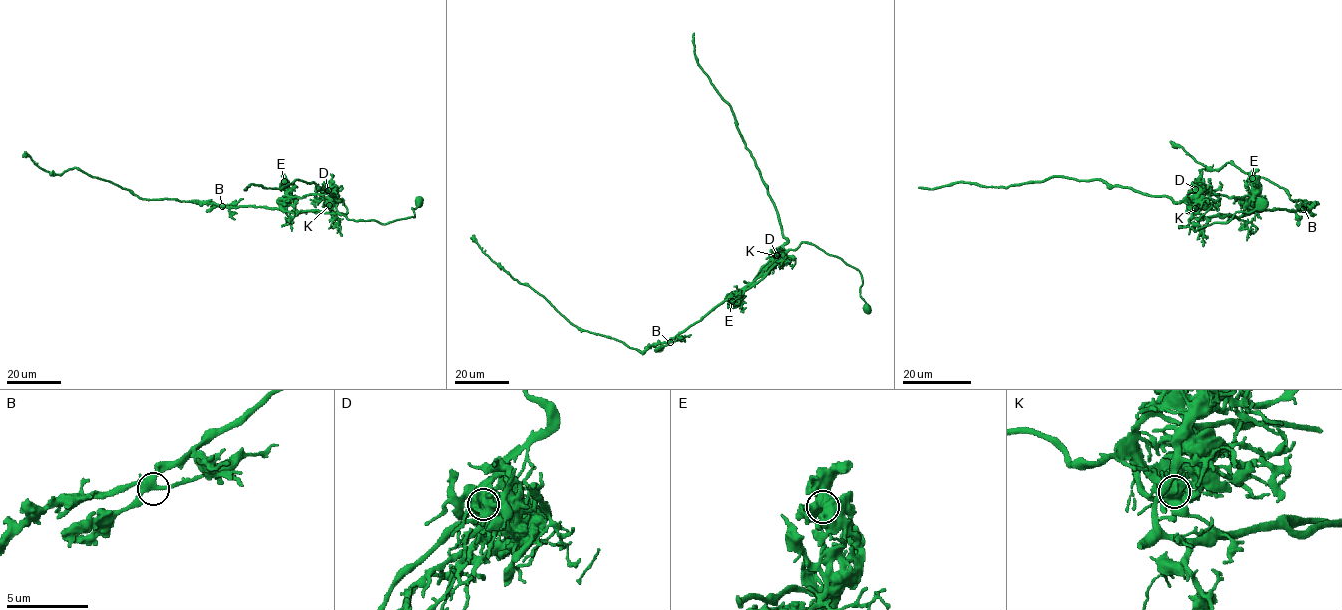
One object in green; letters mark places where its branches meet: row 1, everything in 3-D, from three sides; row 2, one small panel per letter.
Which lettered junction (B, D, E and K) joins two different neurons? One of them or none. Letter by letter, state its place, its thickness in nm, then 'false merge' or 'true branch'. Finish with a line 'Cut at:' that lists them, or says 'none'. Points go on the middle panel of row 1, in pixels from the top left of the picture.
B: at (670, 342); 400 nm thick; true branch
D: at (776, 255); 400 nm thick; true branch
E: at (732, 301); 650 nm thick; true branch
K: at (777, 255); 650 nm thick; false merge
Cut at: K

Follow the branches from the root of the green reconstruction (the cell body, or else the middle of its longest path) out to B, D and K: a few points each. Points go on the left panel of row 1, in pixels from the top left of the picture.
B: (419, 203), (412, 208), (414, 216), (386, 224), (321, 211), (222, 206)
D: (419, 203), (412, 208), (414, 216), (386, 224), (349, 220), (337, 209), (335, 192), (328, 190)
K: (419, 203), (412, 208), (414, 216), (386, 224), (349, 220), (333, 214), (329, 205)

